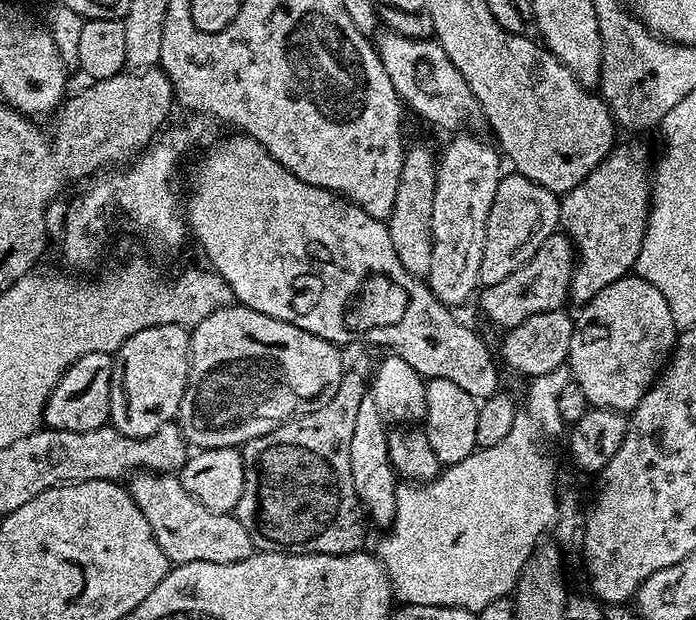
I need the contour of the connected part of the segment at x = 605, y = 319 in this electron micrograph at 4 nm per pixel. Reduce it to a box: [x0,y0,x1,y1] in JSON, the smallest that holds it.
[567,274,678,413]

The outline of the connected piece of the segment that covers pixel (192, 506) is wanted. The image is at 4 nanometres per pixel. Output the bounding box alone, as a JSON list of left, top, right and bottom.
[130,474,253,565]

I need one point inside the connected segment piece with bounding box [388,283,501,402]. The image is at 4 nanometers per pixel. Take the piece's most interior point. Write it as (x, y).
(435, 343)

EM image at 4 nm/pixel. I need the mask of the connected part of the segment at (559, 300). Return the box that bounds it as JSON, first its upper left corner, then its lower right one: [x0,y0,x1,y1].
[479,230,578,330]

